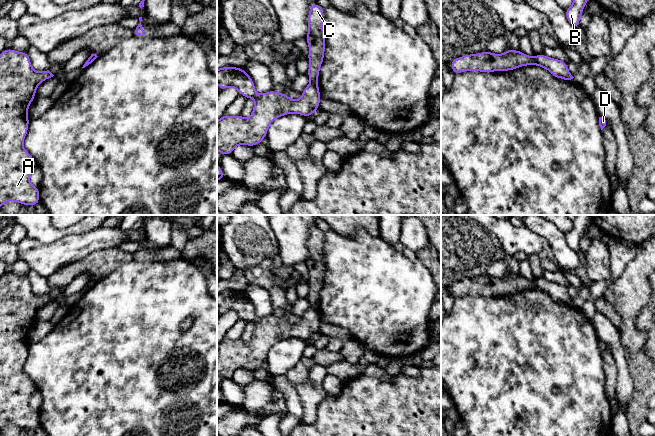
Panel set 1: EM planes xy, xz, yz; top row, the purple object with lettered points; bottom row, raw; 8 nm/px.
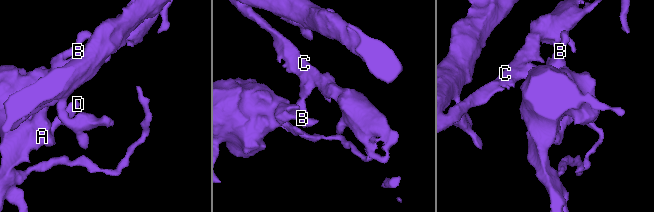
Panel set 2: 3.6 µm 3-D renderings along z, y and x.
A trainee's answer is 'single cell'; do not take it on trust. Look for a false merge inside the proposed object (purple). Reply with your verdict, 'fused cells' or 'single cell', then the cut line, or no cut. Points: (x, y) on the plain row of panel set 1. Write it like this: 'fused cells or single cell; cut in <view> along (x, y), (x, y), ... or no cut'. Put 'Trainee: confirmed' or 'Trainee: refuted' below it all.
fused cells; cut in yz along (534, 281), (532, 287)
Trainee: refuted

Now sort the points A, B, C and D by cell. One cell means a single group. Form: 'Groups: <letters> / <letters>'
Groups: A B D / C

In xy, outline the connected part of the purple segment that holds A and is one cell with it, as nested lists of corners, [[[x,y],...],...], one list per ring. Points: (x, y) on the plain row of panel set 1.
[[[4,273],[0,277],[0,432],[8,425],[15,425],[27,430],[40,426],[39,411],[29,405],[32,394],[37,389],[31,378],[23,372],[23,365],[29,351],[28,332],[36,320],[36,312],[54,299],[49,295],[38,296],[33,293],[28,277],[14,273]]]

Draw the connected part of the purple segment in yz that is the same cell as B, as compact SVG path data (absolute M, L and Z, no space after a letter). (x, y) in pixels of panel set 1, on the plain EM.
M576 215L572 230L565 234L566 243L573 251L580 250L580 241L590 220L591 215Z

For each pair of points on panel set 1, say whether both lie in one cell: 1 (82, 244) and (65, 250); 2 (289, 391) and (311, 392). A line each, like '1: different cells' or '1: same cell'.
1: same cell
2: different cells

